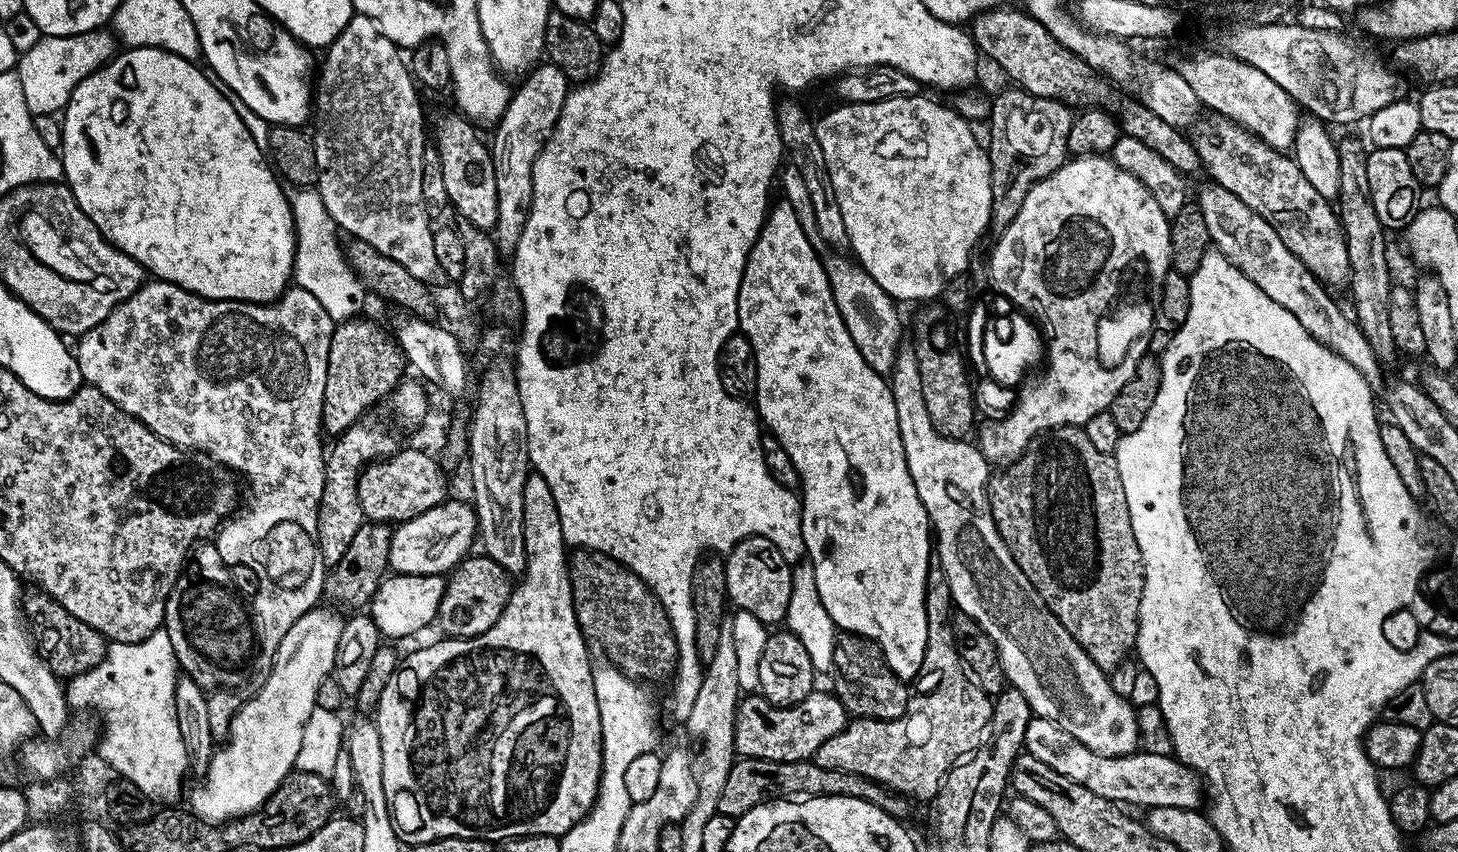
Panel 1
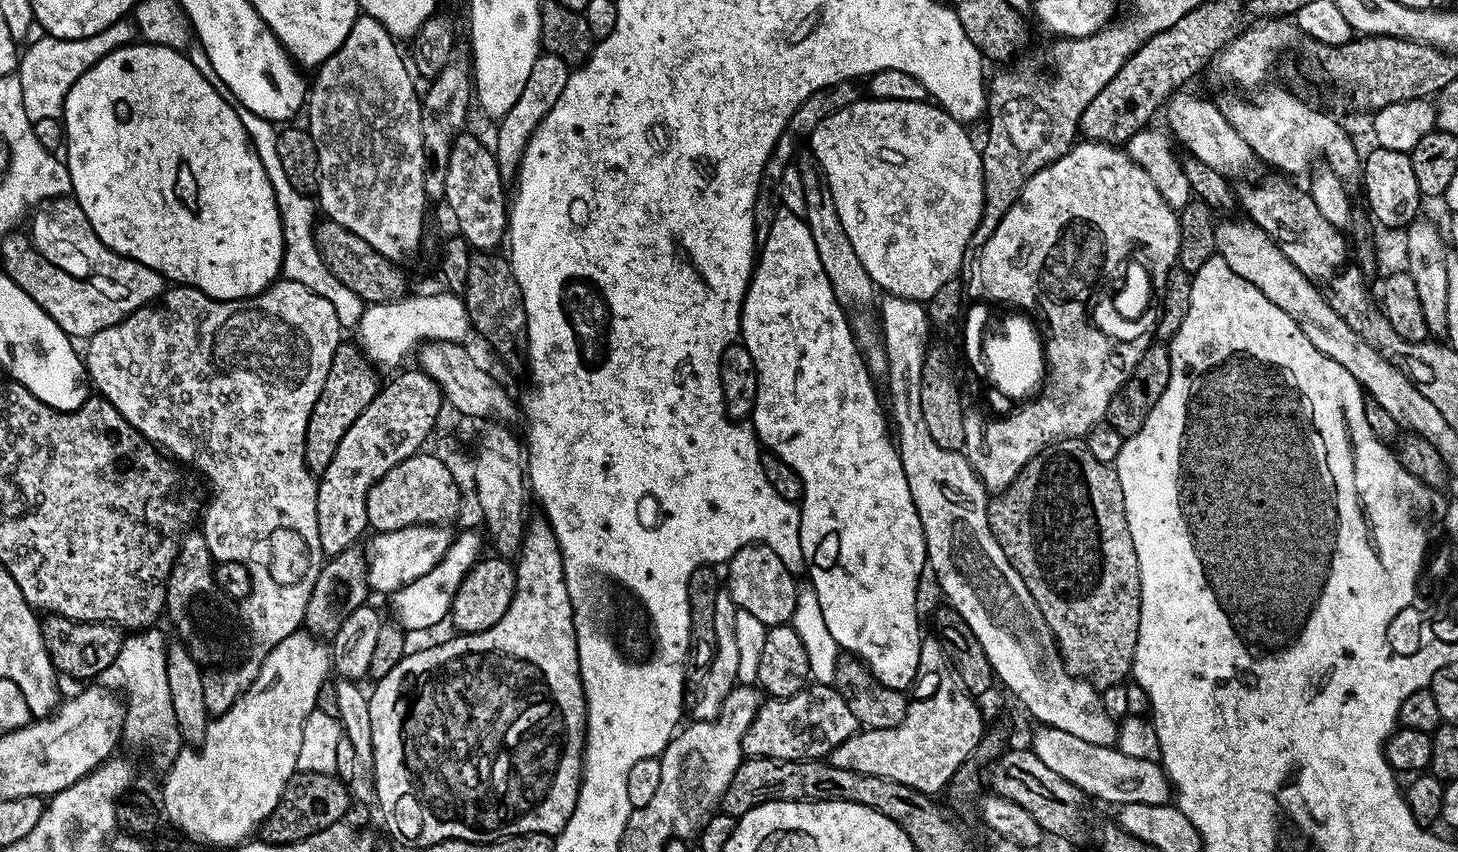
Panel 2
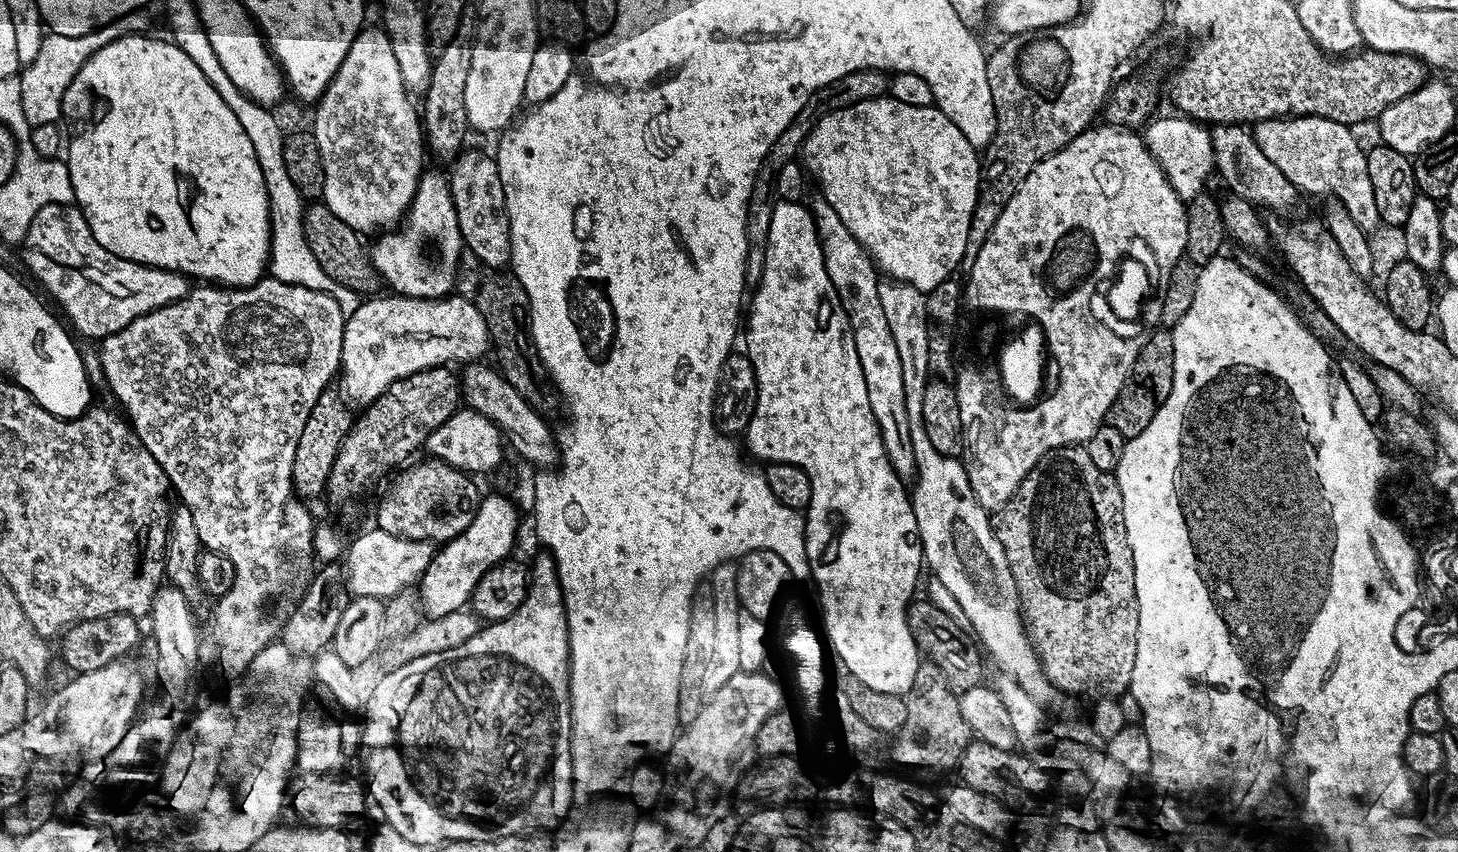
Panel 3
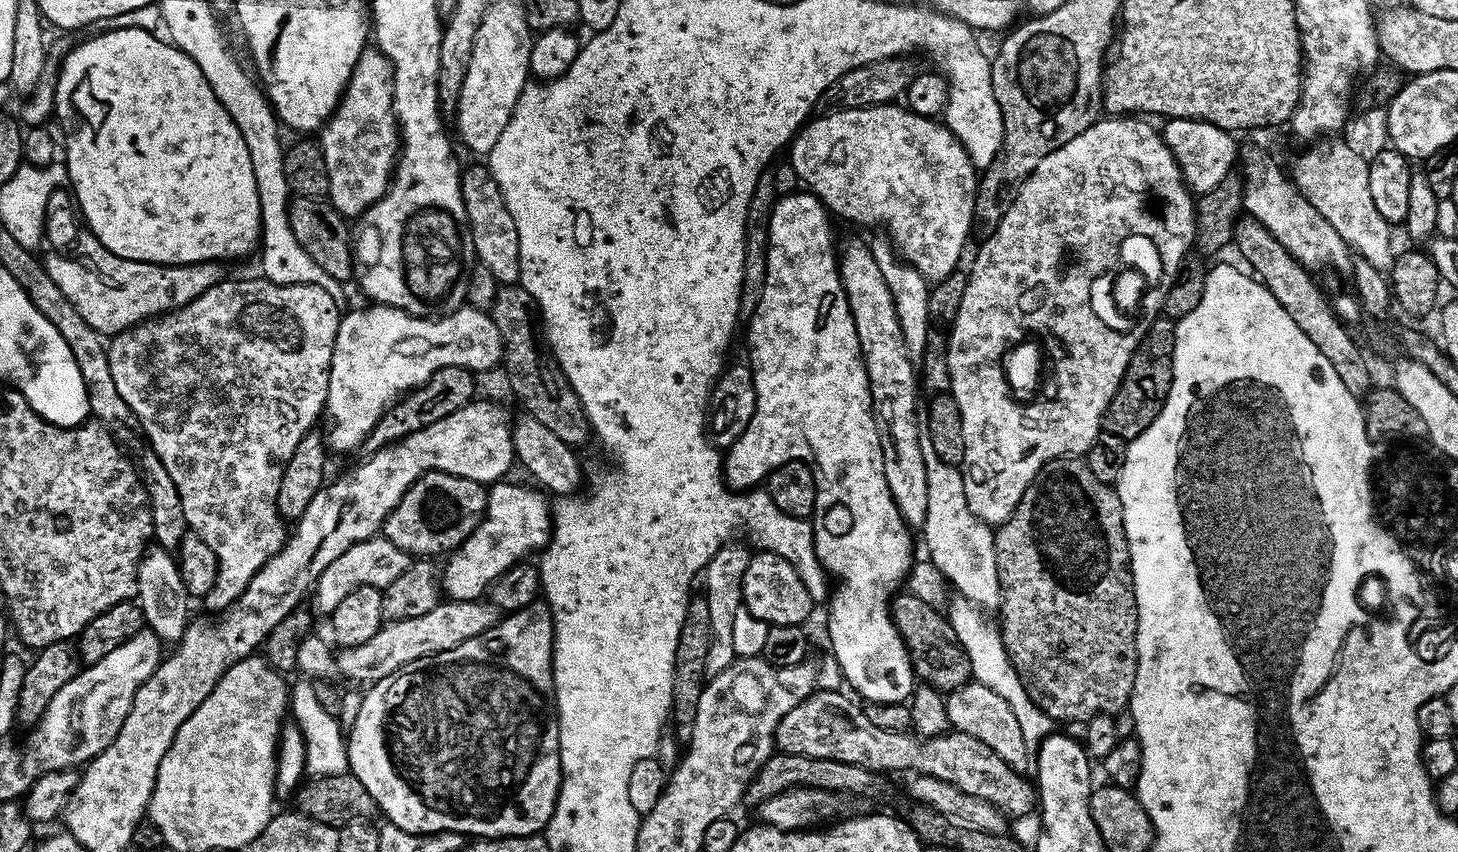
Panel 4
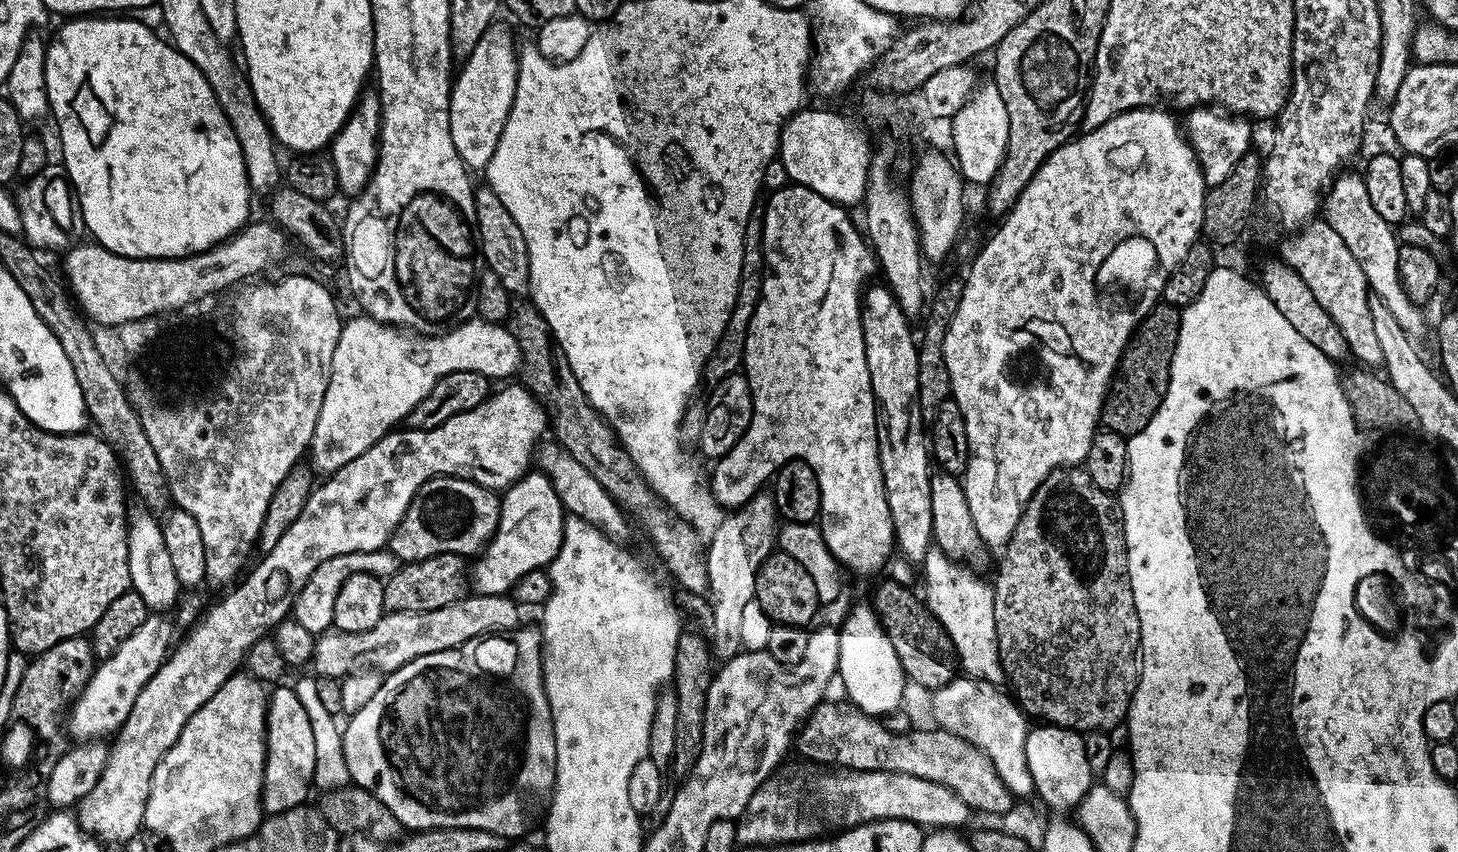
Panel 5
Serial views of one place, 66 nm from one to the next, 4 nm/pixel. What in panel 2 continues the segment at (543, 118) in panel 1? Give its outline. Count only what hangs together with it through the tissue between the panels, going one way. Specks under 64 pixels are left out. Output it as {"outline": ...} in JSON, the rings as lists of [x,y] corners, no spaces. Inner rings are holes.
{"outline":[[[542,54],[534,62],[534,67],[530,69],[530,78],[526,78],[526,86],[522,90],[522,94],[518,94],[518,102],[514,102],[514,106],[510,106],[508,113],[499,117],[498,120],[500,129],[496,132],[494,151],[501,176],[512,178],[519,173],[522,154],[526,150],[534,130],[542,122],[542,118],[546,118],[546,114],[552,109],[554,102],[558,102],[562,90],[566,90],[569,71],[569,64],[557,56]]]}

